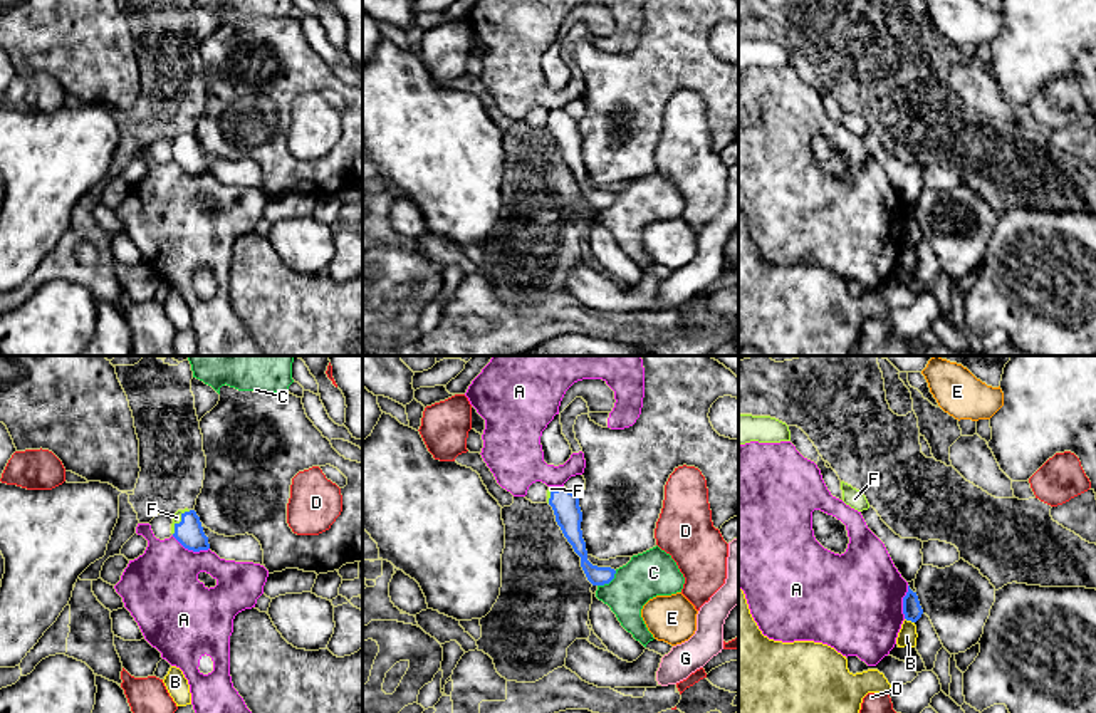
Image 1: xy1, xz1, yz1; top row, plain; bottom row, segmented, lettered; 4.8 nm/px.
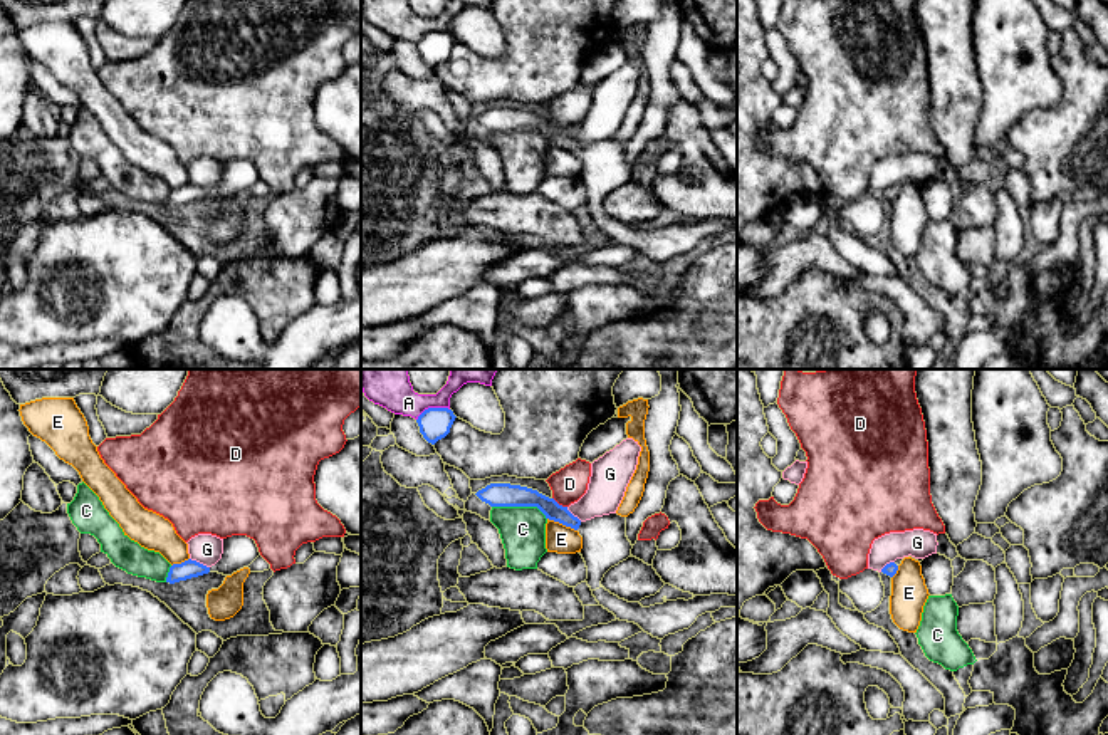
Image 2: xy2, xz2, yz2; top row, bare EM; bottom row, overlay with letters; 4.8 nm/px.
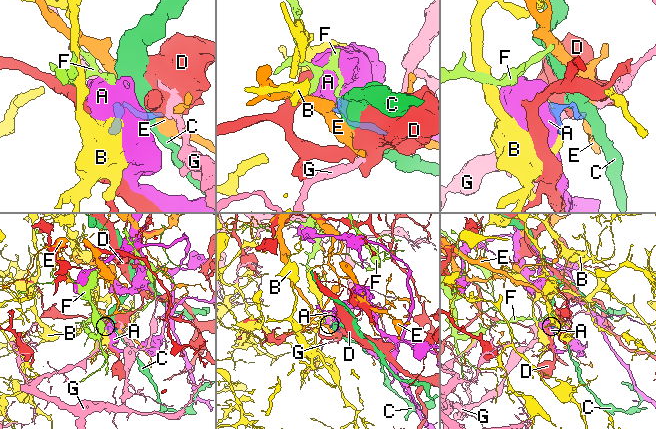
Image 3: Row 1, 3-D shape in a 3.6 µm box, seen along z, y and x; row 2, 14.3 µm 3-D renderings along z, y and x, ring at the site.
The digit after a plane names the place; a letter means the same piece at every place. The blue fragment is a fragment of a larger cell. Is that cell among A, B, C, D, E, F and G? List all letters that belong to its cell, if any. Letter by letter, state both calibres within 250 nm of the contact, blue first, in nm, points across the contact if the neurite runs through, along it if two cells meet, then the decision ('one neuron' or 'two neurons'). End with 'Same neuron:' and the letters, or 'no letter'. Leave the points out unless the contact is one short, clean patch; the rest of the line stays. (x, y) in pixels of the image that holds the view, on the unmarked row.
A: 140 nm thick on the blue side, 360 nm on the other; two neurons
B: 90 nm thick on the blue side, 90 nm on the other; border along yz1 (905, 242), (913, 247); two neurons
C: 110 nm thick on the blue side, 220 nm on the other; two neurons
D: 110 nm thick on the blue side, 170 nm on the other; border along xz2 (553, 121), (566, 131); two neurons
E: 100 nm thick on the blue side, 140 nm on the other; border along xz2 (548, 141), (576, 155); two neurons
F: 140 nm thick on the blue side, 50 nm on the other; runs through xy1 (188, 156), (182, 145), (177, 141); one neuron
G: 90 nm thick on the blue side, 150 nm on the other; border along xy2 (190, 182), (209, 192); two neurons
Same neuron: F

